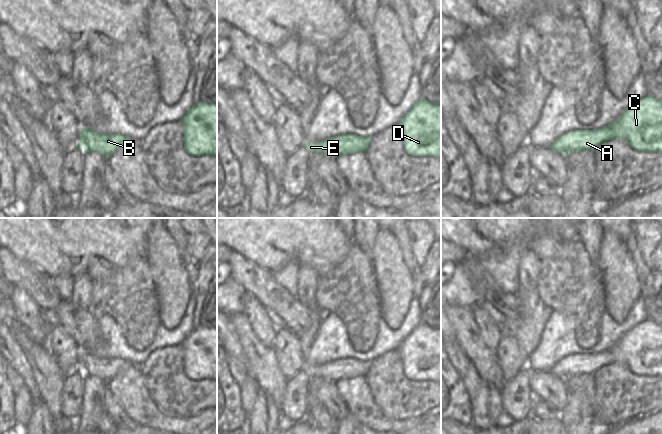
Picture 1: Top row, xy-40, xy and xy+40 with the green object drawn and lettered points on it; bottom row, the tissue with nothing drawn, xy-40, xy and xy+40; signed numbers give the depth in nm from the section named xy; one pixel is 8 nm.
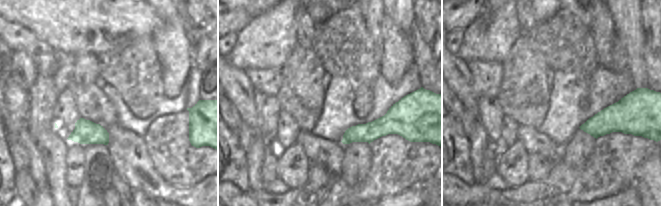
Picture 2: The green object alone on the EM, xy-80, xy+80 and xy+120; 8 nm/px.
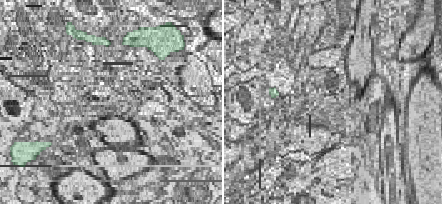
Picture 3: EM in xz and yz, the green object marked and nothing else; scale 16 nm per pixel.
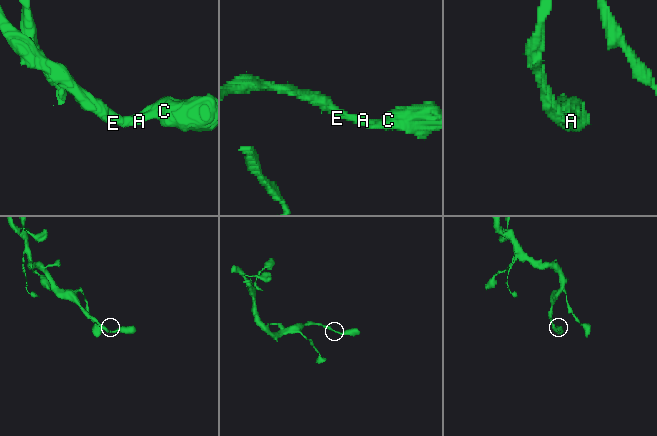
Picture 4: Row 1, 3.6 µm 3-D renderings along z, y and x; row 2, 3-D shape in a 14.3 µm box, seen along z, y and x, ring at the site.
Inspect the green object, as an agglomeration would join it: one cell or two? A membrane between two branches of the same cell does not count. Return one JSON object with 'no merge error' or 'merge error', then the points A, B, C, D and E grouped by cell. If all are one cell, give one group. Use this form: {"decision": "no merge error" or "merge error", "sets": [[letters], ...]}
{"decision": "no merge error", "sets": [["A", "B", "C", "D", "E"]]}

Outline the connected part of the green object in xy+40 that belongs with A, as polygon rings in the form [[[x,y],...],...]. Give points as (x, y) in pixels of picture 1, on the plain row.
[[[647,319],[613,347],[597,354],[575,354],[557,362],[550,370],[555,376],[569,378],[593,374],[599,368],[621,362],[639,376],[662,378],[662,324]]]

